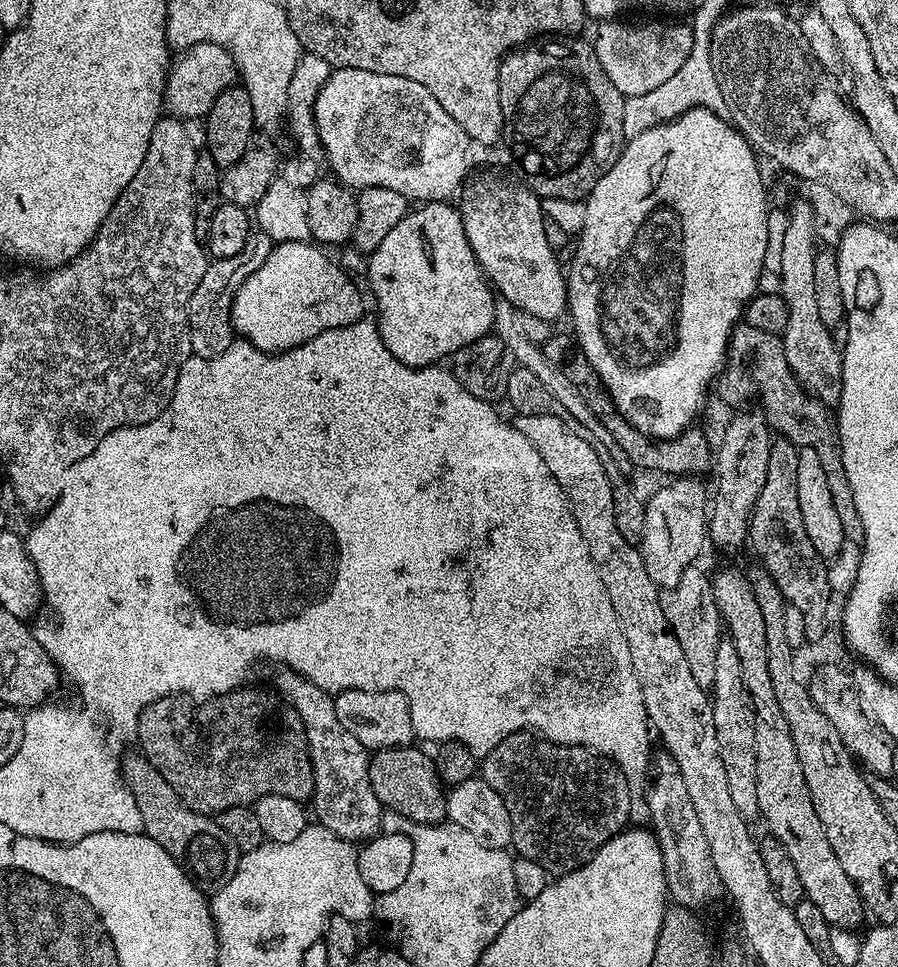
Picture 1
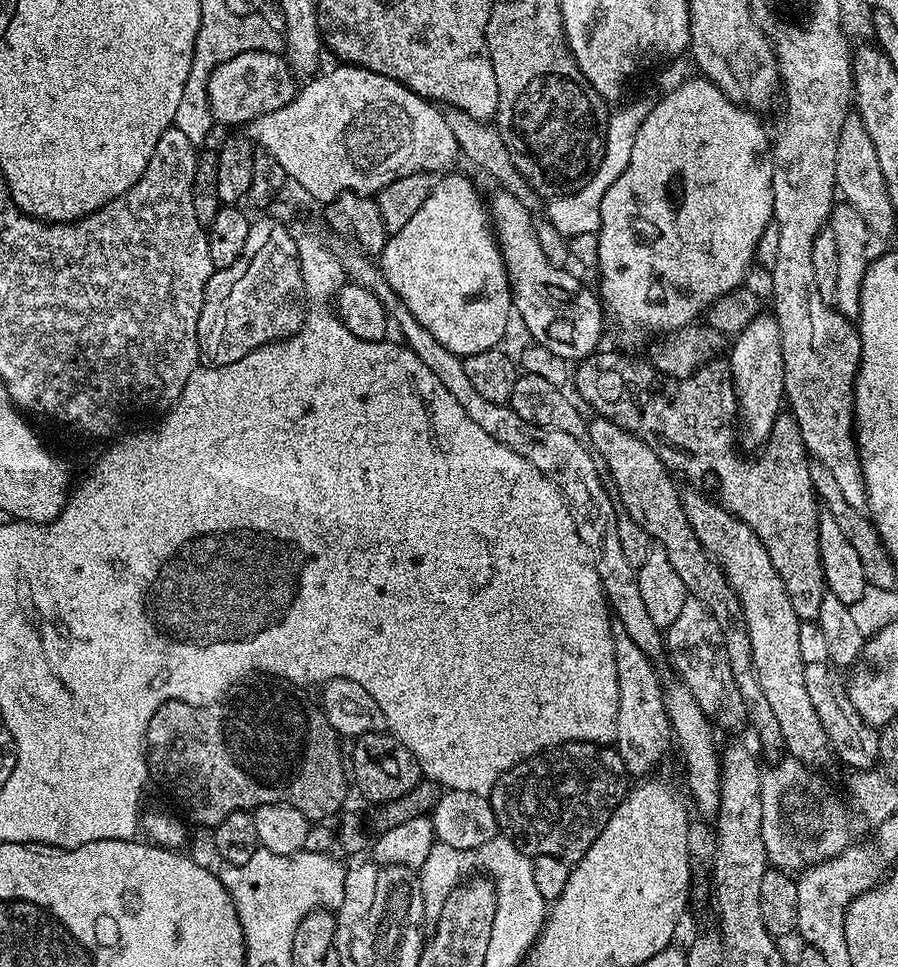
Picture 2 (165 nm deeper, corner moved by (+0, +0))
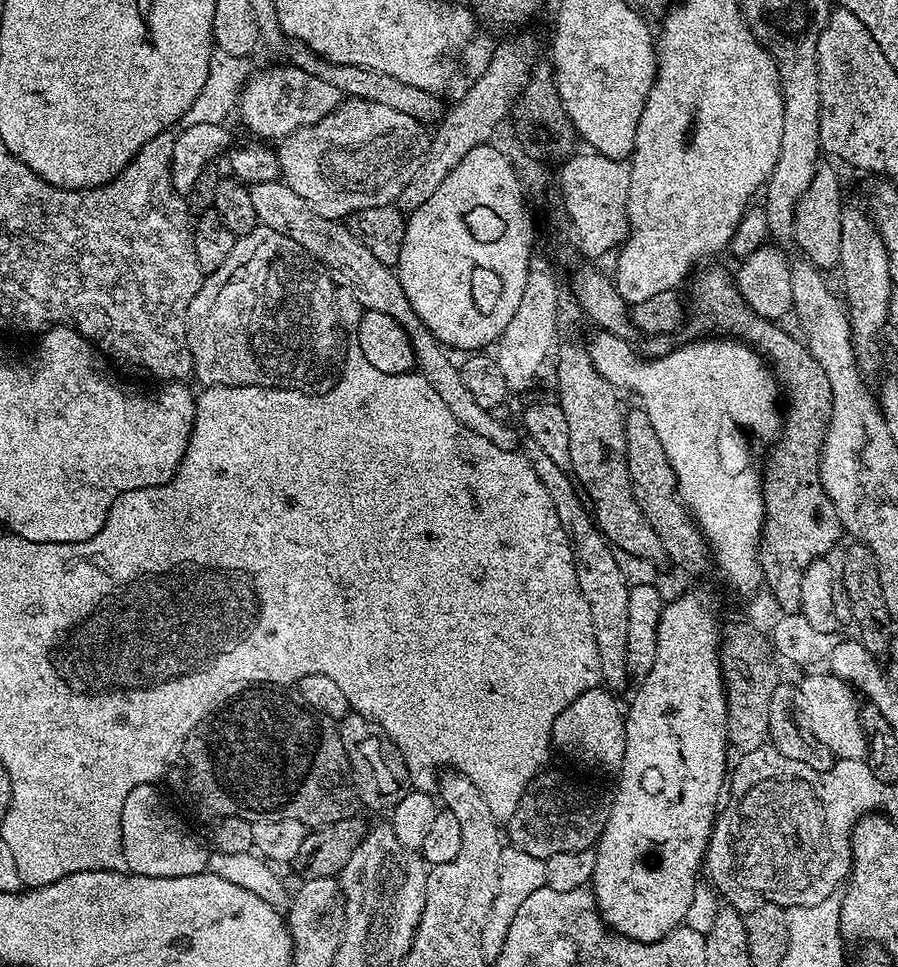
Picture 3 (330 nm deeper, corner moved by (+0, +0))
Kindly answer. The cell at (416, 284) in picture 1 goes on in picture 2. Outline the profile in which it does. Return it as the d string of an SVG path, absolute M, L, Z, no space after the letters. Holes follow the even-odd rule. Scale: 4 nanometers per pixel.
M448 176L441 184L440 181L433 183L430 198L426 198L426 202L422 202L419 210L410 217L410 222L406 222L406 226L402 226L402 230L389 235L388 241L384 244L384 249L380 251L378 263L386 282L390 282L390 290L394 290L394 294L398 294L398 298L402 298L406 310L410 310L410 314L414 314L414 318L418 318L418 322L422 322L422 326L426 326L426 330L430 330L430 334L434 334L434 338L438 338L438 342L442 342L442 346L446 346L446 350L450 350L454 355L463 358L470 354L478 354L482 350L490 350L497 347L501 343L499 340L507 334L508 319L513 319L514 316L513 287L509 283L507 270L504 268L503 256L493 233L493 225L490 223L489 209L486 207L485 197L482 198L476 193L475 186L466 177Z

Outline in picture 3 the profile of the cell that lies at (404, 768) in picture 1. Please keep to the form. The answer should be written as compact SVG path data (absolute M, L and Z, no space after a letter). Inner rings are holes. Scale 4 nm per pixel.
M349 711L339 721L338 727L342 746L346 746L346 758L352 767L352 783L356 785L359 803L364 803L368 808L392 809L410 791L406 762L398 746L394 746L394 742L388 737L386 730L378 726L378 722L354 711Z

